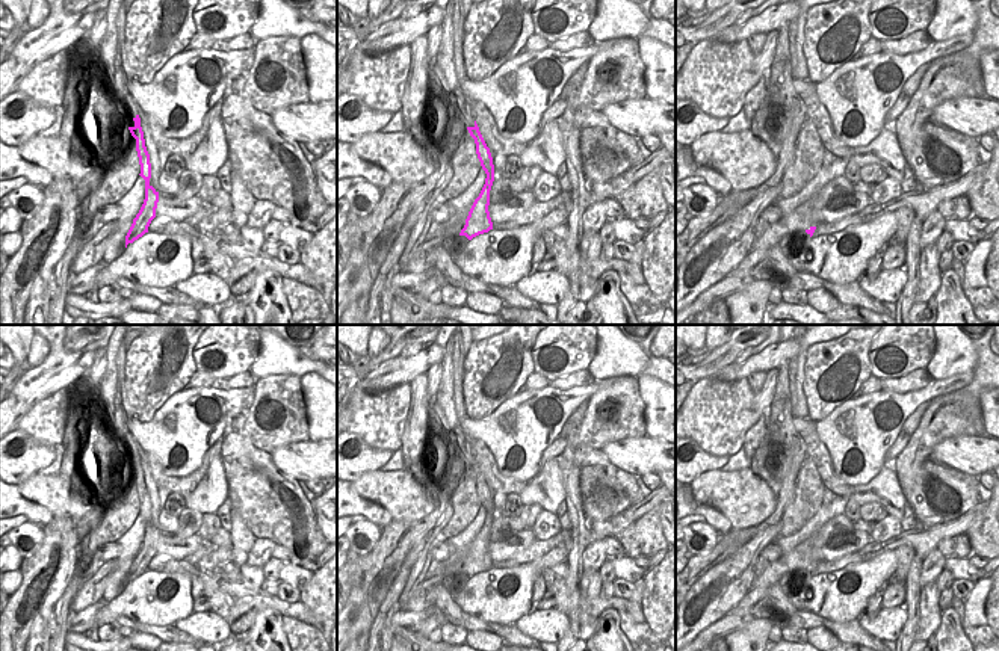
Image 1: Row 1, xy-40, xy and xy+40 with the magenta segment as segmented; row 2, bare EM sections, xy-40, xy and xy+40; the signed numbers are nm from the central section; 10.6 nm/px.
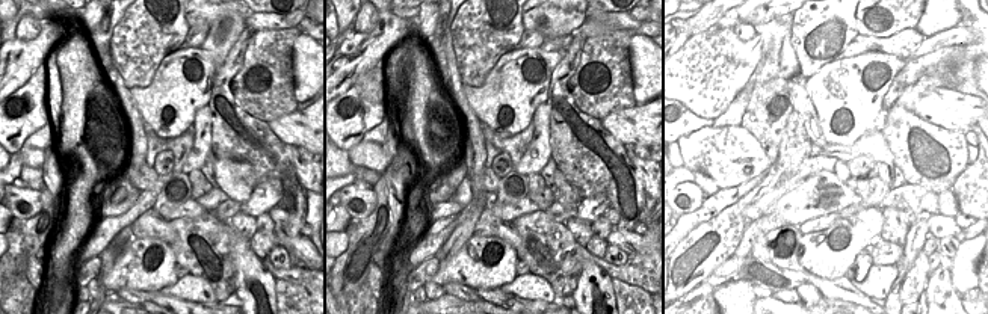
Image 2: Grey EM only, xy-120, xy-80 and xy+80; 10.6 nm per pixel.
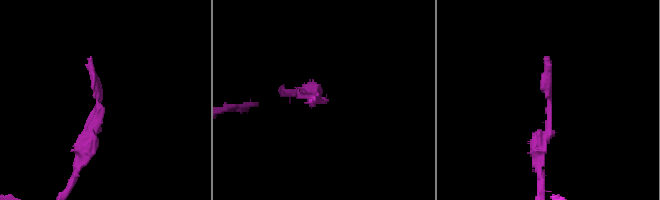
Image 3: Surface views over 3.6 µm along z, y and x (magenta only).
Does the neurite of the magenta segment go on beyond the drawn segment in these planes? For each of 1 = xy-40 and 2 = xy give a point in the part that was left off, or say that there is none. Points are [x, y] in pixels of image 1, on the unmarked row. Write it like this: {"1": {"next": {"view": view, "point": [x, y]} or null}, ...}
{"1": {"next": null}, "2": {"next": null}}

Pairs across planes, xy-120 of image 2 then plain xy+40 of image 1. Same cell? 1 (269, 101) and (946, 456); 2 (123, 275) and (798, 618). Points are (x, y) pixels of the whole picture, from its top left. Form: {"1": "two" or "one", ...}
{"1": "two", "2": "two"}

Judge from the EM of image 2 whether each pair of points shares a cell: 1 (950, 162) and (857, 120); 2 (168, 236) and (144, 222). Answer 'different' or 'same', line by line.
1: different
2: same

